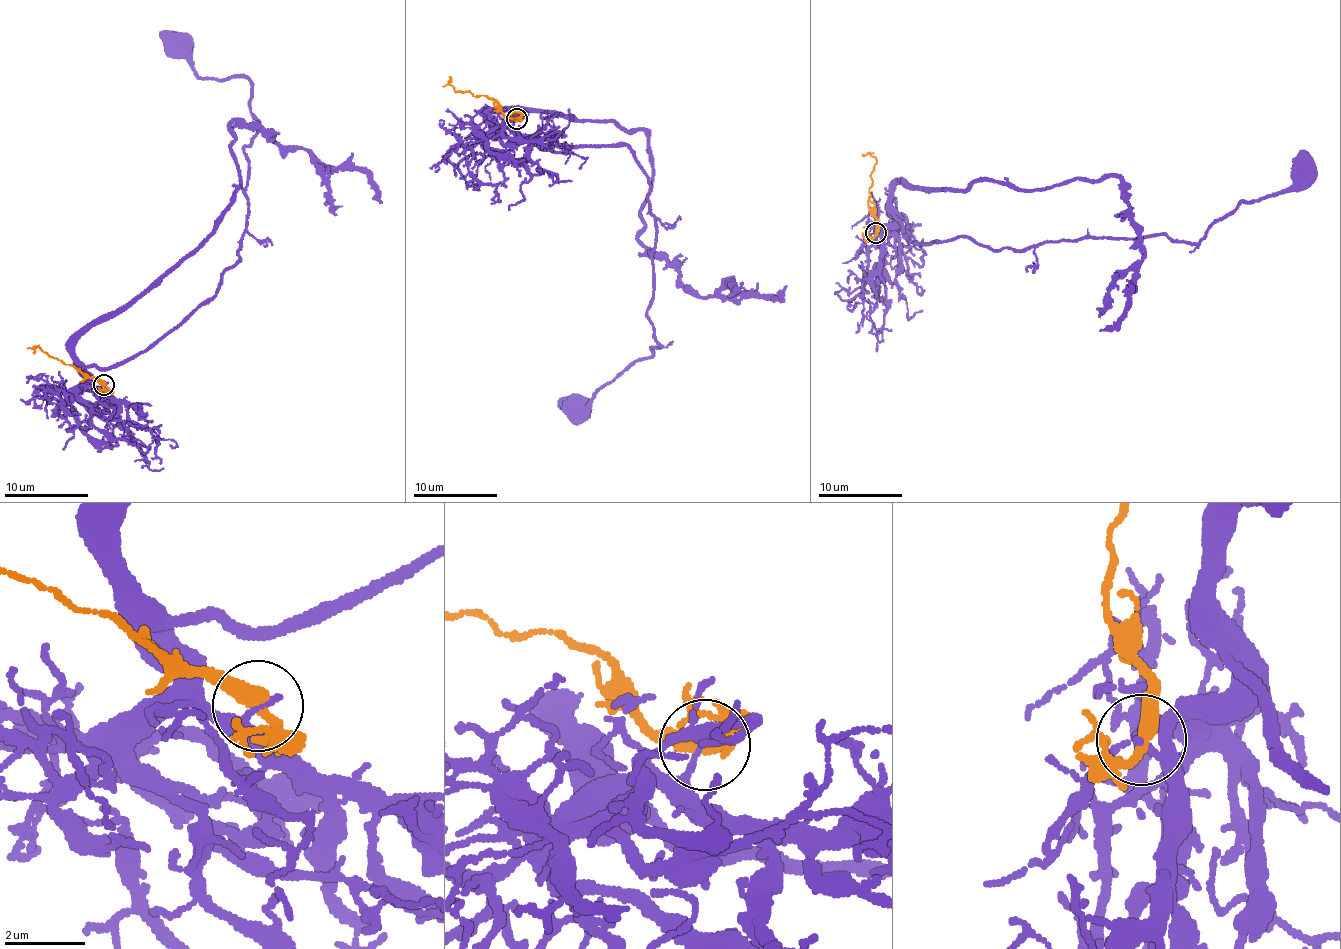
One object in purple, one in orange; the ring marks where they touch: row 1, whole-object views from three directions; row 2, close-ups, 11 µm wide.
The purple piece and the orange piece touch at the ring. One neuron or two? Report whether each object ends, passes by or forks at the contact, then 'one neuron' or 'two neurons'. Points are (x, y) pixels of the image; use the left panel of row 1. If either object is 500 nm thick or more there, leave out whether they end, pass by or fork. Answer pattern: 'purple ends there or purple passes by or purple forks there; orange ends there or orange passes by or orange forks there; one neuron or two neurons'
purple ends there; orange forks there; two neurons

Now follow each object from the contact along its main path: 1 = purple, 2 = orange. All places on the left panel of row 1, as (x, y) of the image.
1: (103, 384), (82, 369), (136, 357), (207, 303), (246, 231), (251, 86), (200, 77), (179, 44)
2: (103, 384), (71, 365), (49, 357), (39, 347), (35, 347), (32, 352)

